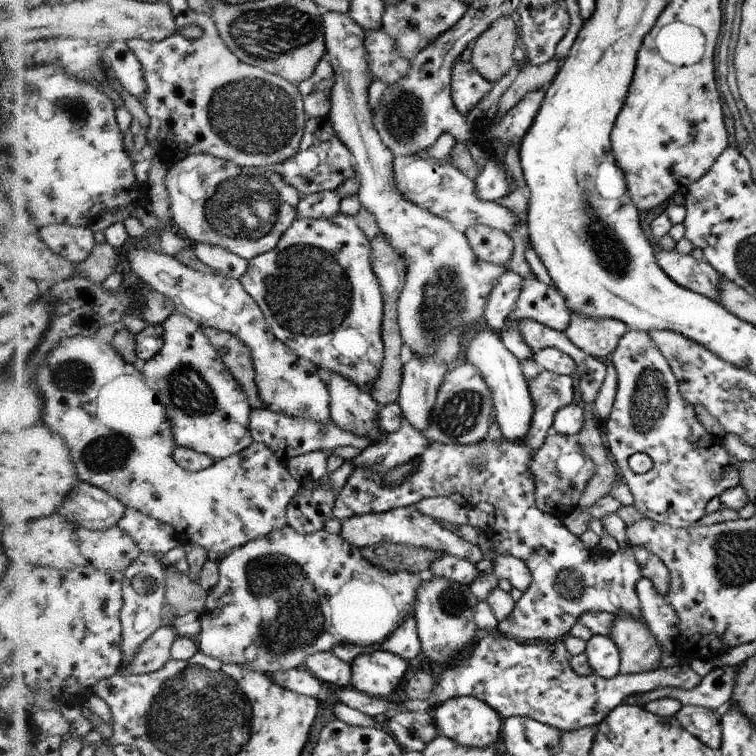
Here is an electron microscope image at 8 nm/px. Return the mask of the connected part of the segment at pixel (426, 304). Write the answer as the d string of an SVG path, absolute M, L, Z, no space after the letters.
M323 12L322 24L325 25L327 49L324 58L330 61L336 76L328 114L330 126L351 154L351 163L360 182L361 206L374 216L380 232L406 261L408 274L397 303L402 340L414 356L448 364L460 354L464 330L482 318L482 310L486 314L494 287L506 274L508 265L490 264L479 259L464 232L456 230L442 217L412 204L396 190L392 176L395 156L382 144L374 128L372 109L368 106L368 86L372 84L372 78L368 74L365 30L349 14L340 12Z

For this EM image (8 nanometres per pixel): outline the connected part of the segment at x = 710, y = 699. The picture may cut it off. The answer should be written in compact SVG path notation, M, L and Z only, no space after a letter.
M724 666L714 668L706 676L702 677L702 682L692 690L676 687L660 687L650 692L642 693L642 700L638 702L647 703L660 698L676 698L683 706L696 705L707 709L727 707L730 701L730 694L736 682L737 666Z

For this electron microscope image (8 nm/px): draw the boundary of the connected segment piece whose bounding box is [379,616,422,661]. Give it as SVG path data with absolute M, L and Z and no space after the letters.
M409 616L397 631L394 631L385 643L379 647L388 652L412 660L420 654L420 641L418 640L417 623L414 616Z

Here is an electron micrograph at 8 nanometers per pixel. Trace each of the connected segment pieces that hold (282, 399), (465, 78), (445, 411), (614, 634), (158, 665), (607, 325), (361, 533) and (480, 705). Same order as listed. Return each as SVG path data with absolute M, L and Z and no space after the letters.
M134 248L126 252L125 256L139 278L164 296L170 296L170 300L178 304L178 313L190 316L205 327L231 332L252 348L262 406L266 410L322 424L331 419L329 407L332 397L319 368L298 357L297 353L286 348L285 343L274 336L261 304L249 293L241 279L233 279L220 273L204 274L188 268L174 255L154 252L150 248Z
M458 59L454 67L452 88L453 102L462 116L471 112L492 87L493 83L485 80L471 62Z
M466 362L454 370L450 370L442 383L437 404L433 410L430 428L424 436L430 441L442 444L460 444L472 446L482 444L486 440L488 424L492 418L492 390L476 365Z
M617 616L609 636L620 648L623 675L642 674L661 667L662 645L644 621L634 620L633 616Z
M172 625L160 628L142 646L132 664L127 669L124 667L123 672L142 675L161 671L173 659L173 646L179 636L180 633Z
M570 311L570 324L563 333L582 352L606 361L629 329L618 319L578 316Z
M414 505L396 507L388 512L378 514L352 516L348 520L341 520L339 535L359 549L374 544L383 546L386 543L402 543L457 556L458 558L468 560L468 562L472 562L472 564L477 564L484 556L478 544L470 543L462 538L458 532L452 532L440 526L438 522L435 522L433 517L418 512L418 509L414 508Z
M458 696L458 698L446 700L445 703L437 705L432 714L439 735L448 736L452 740L456 740L458 744L464 744L468 748L493 746L500 736L500 728L504 726L498 718L496 709L474 696Z

